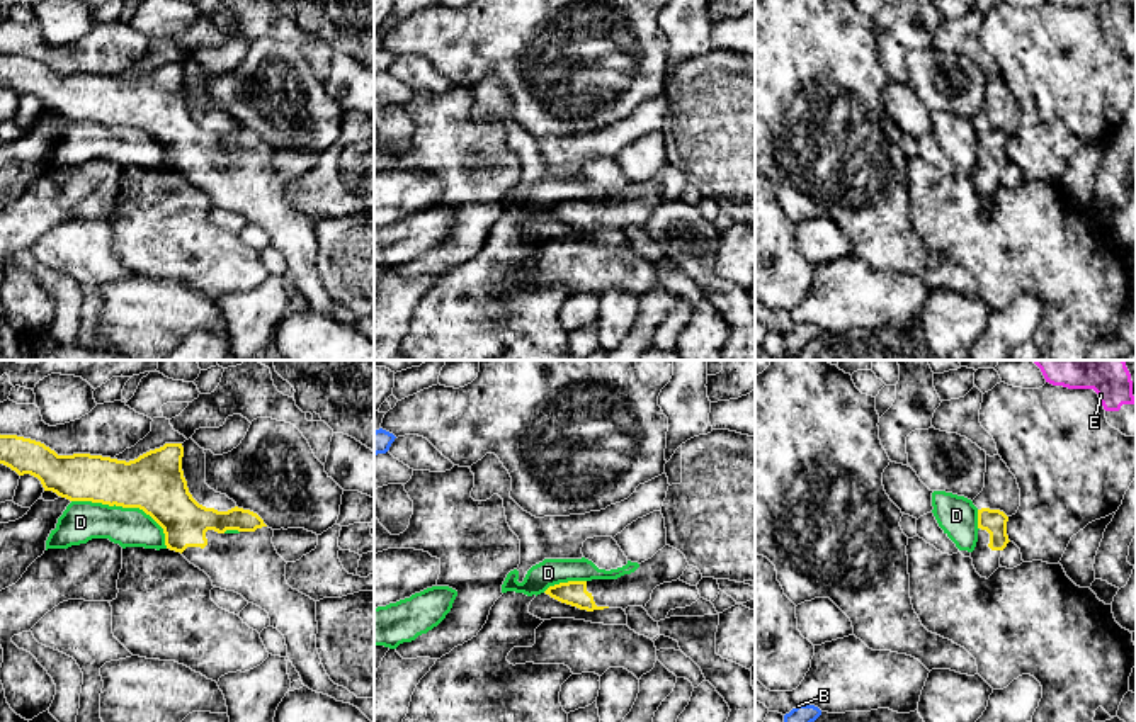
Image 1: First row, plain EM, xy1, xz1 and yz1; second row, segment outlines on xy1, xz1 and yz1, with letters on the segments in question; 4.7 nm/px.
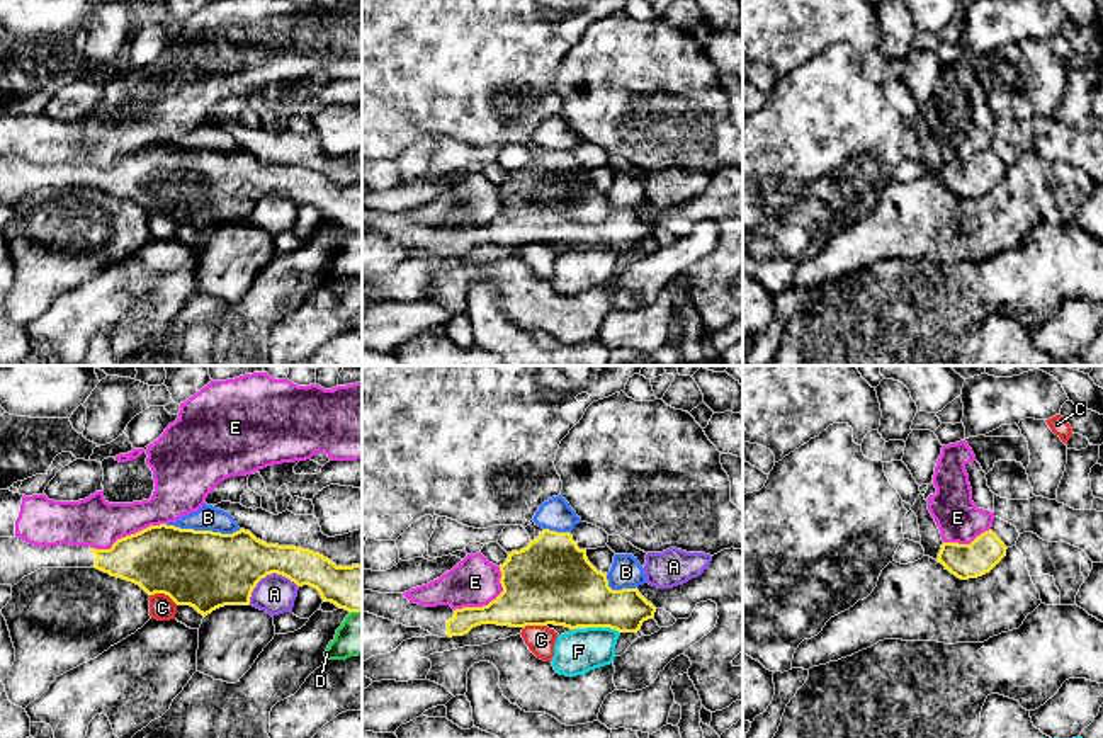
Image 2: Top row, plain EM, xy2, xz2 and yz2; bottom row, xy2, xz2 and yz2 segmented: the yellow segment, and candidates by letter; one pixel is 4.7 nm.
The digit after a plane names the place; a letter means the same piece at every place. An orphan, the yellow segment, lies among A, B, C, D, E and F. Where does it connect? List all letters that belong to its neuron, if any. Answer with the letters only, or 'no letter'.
no letter

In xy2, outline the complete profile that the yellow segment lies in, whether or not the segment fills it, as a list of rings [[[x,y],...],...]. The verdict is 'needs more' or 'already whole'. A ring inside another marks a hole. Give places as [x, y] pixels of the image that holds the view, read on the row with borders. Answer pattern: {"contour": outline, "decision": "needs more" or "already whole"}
{"contour": [[[160,524],[117,539],[110,549],[70,544],[41,548],[15,536],[0,537],[0,585],[14,587],[41,568],[97,568],[139,585],[148,595],[165,593],[177,605],[190,605],[204,617],[224,605],[250,605],[257,583],[277,573],[297,587],[316,588],[323,602],[331,602],[348,612],[362,612],[362,565],[337,566],[320,553],[267,544],[245,529],[221,534]]], "decision": "needs more"}

